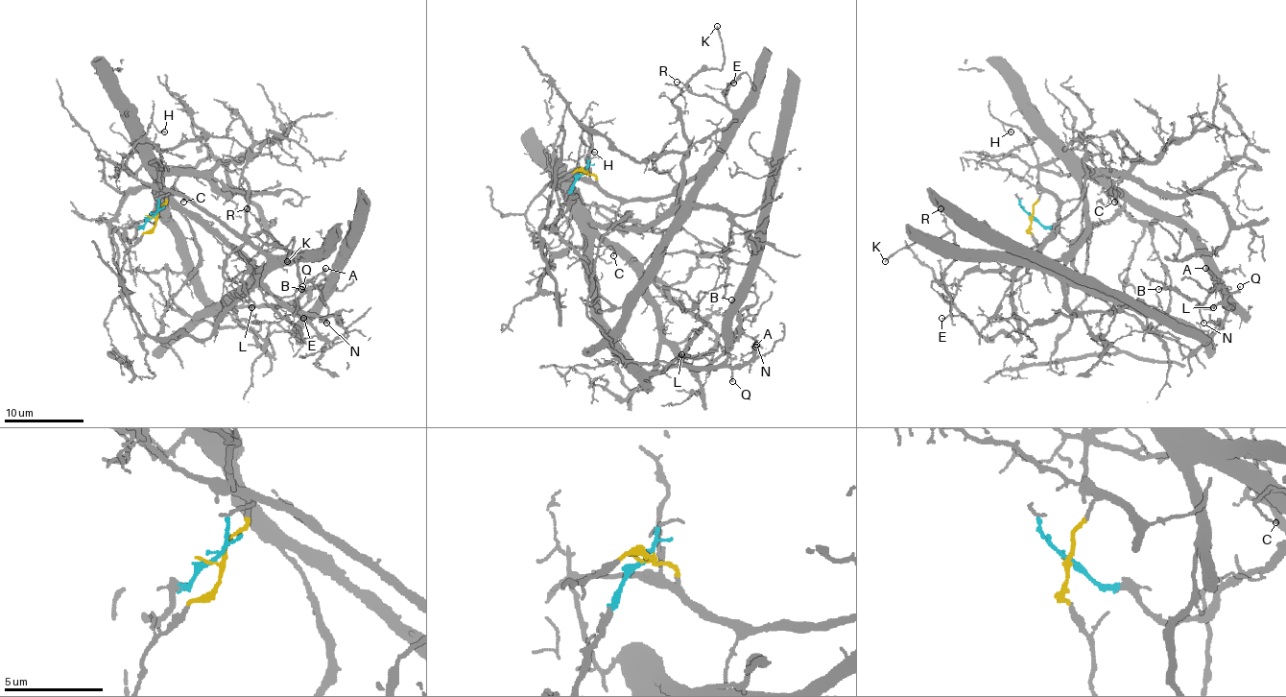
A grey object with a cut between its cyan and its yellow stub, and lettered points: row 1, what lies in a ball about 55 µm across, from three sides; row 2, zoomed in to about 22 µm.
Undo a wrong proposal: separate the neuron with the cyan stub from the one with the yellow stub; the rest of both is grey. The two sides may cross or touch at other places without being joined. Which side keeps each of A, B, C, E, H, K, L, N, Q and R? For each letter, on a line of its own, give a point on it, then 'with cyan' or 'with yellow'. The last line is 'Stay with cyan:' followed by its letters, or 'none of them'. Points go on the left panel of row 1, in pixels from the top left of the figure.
A: at (325, 268); with cyan
B: at (301, 289); with cyan
C: at (183, 202); with cyan
E: at (303, 318); with yellow
H: at (164, 132); with yellow
K: at (287, 261); with yellow
L: at (251, 307); with cyan
N: at (326, 323); with cyan
Q: at (302, 286); with cyan
R: at (247, 208); with yellow
Stay with cyan: A, B, C, L, N, Q

